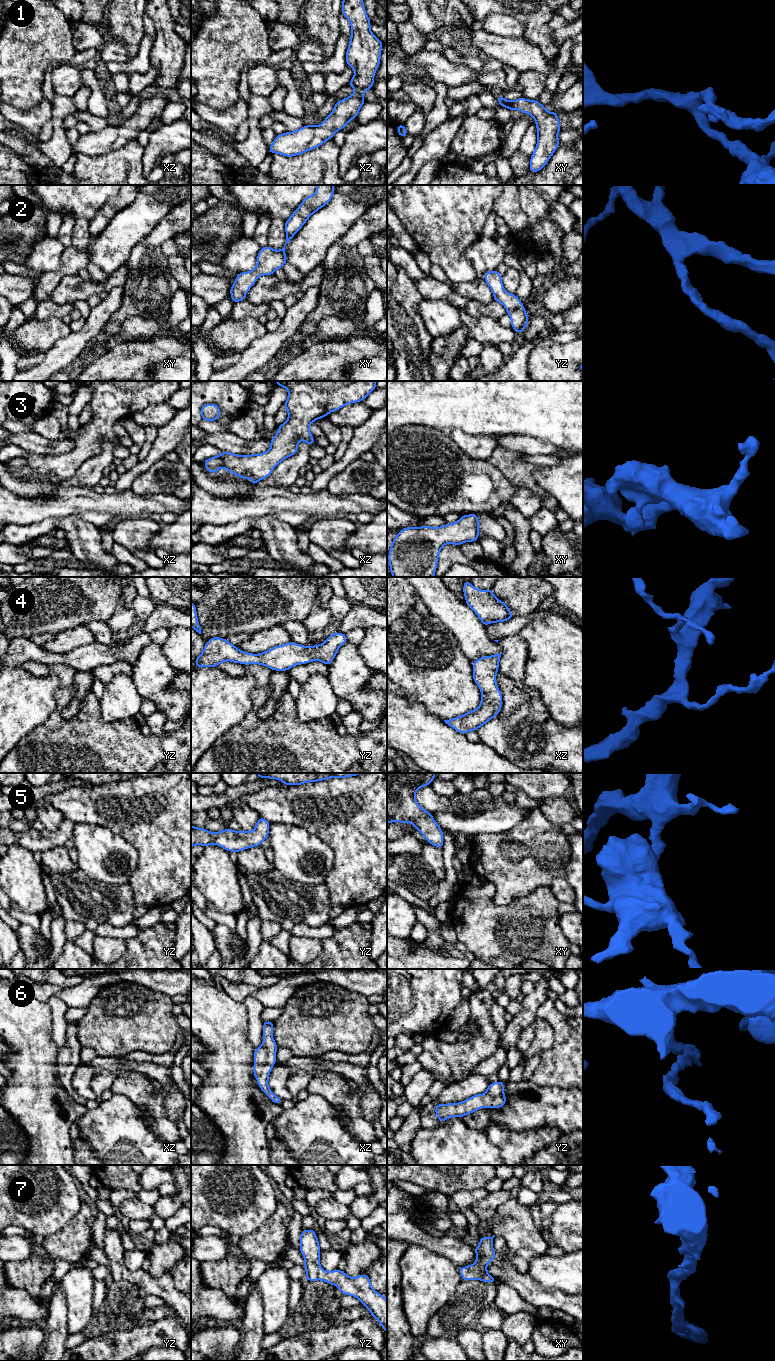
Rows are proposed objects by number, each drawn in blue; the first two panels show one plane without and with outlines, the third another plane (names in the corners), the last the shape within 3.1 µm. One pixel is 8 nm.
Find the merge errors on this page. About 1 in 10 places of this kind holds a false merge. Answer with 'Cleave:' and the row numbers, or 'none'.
Cleave: none

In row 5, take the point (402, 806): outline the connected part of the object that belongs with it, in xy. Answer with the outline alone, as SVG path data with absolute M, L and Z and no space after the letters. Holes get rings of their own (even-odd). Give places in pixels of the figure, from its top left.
M387 773L387 824L412 823L433 846L443 847L443 831L416 801L416 791L430 785L436 773Z

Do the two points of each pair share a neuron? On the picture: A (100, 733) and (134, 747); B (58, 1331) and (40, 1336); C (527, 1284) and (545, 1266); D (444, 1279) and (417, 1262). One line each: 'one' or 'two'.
A: one
B: two
C: two
D: one

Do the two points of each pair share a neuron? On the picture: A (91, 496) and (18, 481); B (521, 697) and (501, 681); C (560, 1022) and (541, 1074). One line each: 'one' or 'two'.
A: two
B: one
C: one

